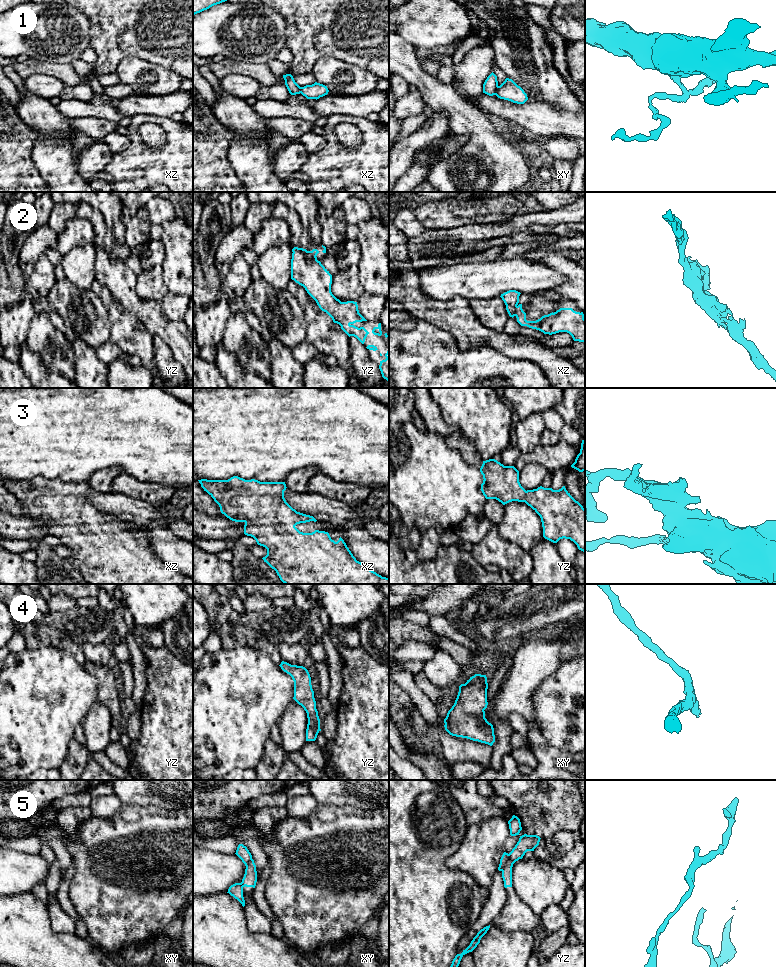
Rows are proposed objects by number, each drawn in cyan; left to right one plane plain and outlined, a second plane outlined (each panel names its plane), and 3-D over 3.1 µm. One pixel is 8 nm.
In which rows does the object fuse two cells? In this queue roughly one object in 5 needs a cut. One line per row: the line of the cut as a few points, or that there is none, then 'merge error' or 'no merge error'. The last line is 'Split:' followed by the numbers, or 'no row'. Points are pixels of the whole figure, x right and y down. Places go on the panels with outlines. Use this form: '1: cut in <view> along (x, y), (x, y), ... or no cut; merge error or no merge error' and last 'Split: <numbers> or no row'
1: cut in xy along (498, 86), (494, 94); merge error
2: cut in yz along (303, 249), (309, 257), (316, 260); merge error
3: no cut; no merge error
4: no cut; no merge error
5: cut in yz along (509, 854), (508, 860), (500, 870); merge error
Split: 1, 2, 5

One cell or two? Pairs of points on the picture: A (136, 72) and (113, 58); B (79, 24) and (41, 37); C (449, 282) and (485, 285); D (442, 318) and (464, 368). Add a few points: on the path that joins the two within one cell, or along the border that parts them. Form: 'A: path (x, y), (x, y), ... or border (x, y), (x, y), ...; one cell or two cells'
A: border (142, 58), (125, 57), (115, 71); two cells
B: path (70, 26), (60, 32), (50, 32); one cell
C: path (458, 281), (476, 281); one cell
D: border (425, 321), (448, 330), (461, 349); two cells

